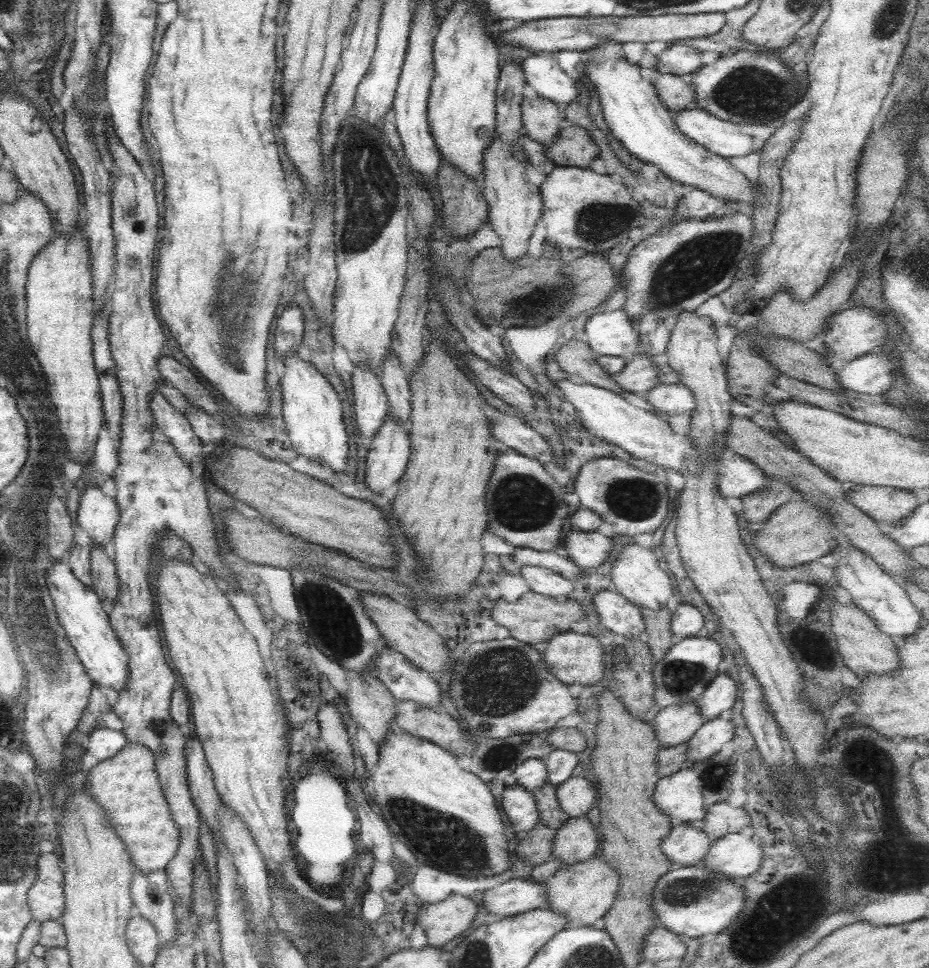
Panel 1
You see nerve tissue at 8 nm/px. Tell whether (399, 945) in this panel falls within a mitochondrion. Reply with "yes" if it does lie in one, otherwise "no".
no

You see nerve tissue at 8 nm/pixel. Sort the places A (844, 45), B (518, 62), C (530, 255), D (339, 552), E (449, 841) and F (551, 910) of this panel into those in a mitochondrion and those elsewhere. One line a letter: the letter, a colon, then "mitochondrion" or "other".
A: other
B: other
C: other
D: other
E: mitochondrion
F: other

